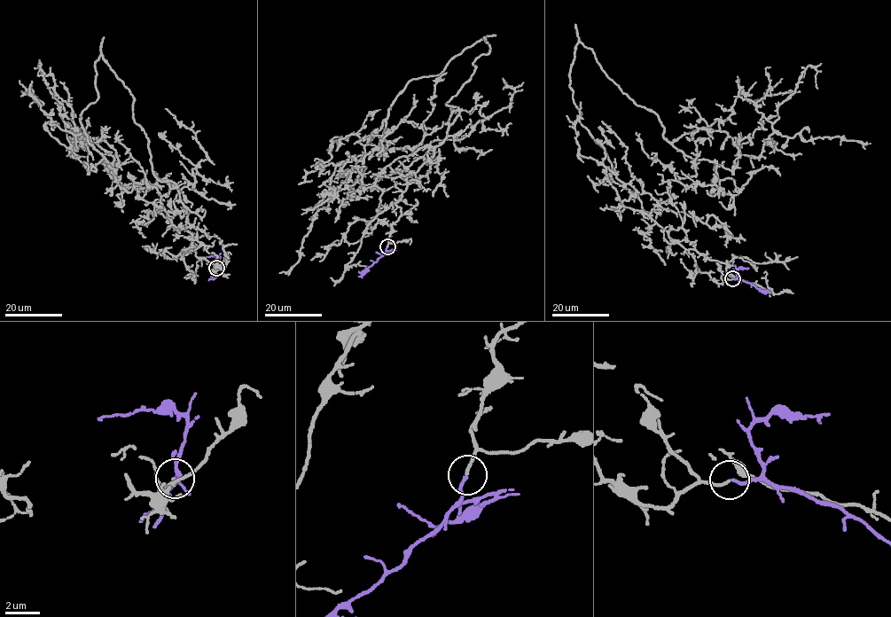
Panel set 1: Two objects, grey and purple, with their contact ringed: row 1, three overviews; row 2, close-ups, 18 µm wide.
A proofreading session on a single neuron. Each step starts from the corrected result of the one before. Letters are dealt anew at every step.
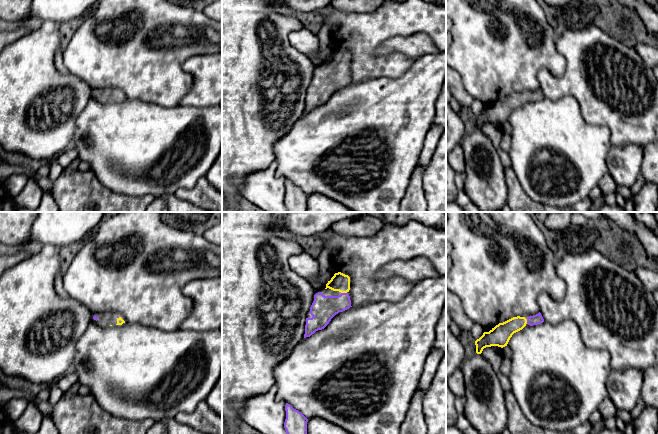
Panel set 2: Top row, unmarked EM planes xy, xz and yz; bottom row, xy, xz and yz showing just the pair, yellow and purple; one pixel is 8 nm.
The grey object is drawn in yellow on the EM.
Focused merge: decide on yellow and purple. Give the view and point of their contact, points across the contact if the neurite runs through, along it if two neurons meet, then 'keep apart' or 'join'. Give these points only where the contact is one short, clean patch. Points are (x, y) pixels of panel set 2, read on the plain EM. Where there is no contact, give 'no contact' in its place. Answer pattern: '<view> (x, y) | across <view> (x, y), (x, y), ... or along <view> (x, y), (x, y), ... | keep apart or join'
xz (344, 68) | across xz (340, 58), (344, 63), (344, 68), (334, 80), (324, 84) | join

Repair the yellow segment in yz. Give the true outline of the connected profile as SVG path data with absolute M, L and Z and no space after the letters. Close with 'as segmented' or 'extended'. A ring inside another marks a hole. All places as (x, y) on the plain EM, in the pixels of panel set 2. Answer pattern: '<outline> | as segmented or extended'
M539 88L536 91L525 93L513 93L503 99L499 99L489 108L484 108L483 111L475 117L476 129L481 130L483 125L491 122L505 123L507 122L512 111L522 106L527 100L530 102L538 101L544 98L544 95Z | extended

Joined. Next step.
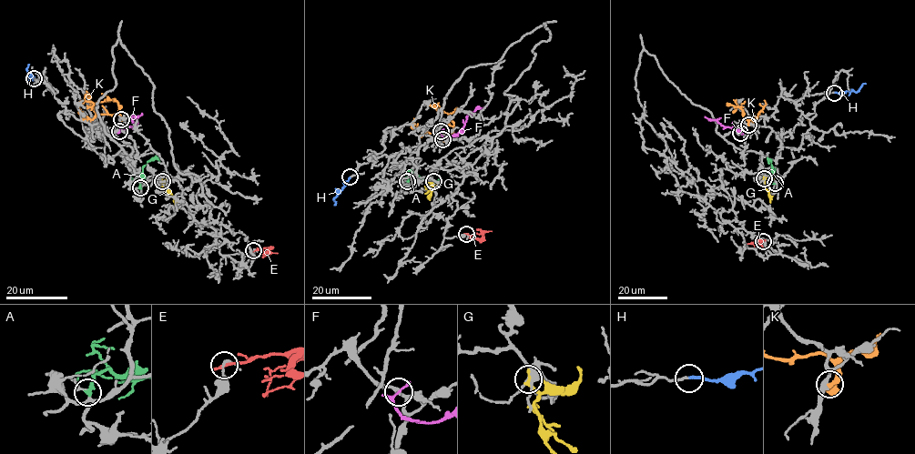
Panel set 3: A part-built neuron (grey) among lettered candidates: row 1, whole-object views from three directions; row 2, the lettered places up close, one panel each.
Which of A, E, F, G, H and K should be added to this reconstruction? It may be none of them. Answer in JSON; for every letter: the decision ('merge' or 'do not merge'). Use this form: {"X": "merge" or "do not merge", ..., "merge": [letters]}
{"A": "do not merge", "E": "do not merge", "F": "do not merge", "G": "do not merge", "H": "merge", "K": "do not merge", "merge": ["H"]}

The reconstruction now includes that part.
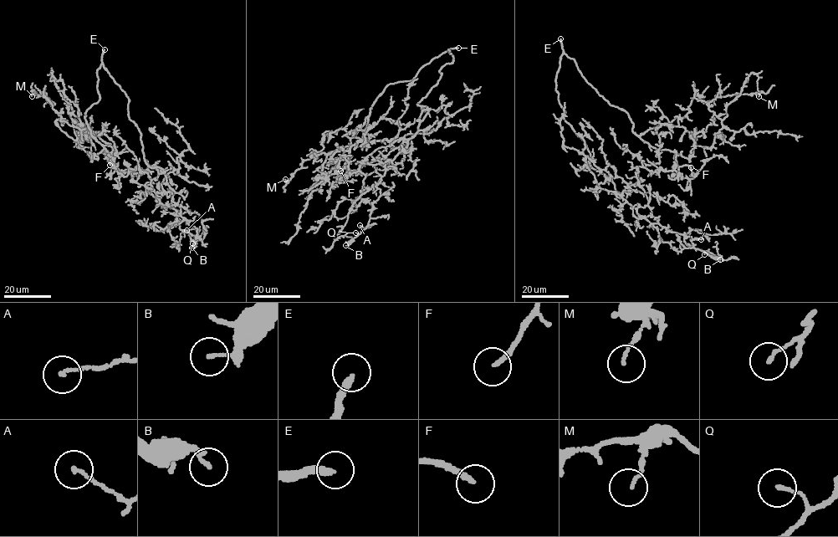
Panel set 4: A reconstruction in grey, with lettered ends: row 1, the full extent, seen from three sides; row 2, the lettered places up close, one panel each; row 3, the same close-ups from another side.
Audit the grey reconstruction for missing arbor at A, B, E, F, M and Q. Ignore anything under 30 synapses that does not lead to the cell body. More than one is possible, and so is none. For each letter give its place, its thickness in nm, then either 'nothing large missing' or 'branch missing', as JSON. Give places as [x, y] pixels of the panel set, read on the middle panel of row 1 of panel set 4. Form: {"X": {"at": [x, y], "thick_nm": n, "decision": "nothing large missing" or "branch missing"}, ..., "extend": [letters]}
{"A": {"at": [360, 225], "thick_nm": 130, "decision": "nothing large missing"}, "B": {"at": [345, 245], "thick_nm": 150, "decision": "nothing large missing"}, "E": {"at": [458, 48], "thick_nm": 280, "decision": "branch missing"}, "F": {"at": [340, 171], "thick_nm": 200, "decision": "branch missing"}, "M": {"at": [285, 179], "thick_nm": 100, "decision": "nothing large missing"}, "Q": {"at": [355, 232], "thick_nm": 140, "decision": "nothing large missing"}, "extend": ["E", "F"]}

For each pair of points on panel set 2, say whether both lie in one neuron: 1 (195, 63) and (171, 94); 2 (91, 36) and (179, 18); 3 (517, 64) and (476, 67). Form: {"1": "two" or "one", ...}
{"1": "two", "2": "one", "3": "one"}

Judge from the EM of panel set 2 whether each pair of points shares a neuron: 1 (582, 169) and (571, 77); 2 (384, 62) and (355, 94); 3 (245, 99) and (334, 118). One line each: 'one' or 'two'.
1: two
2: two
3: two

